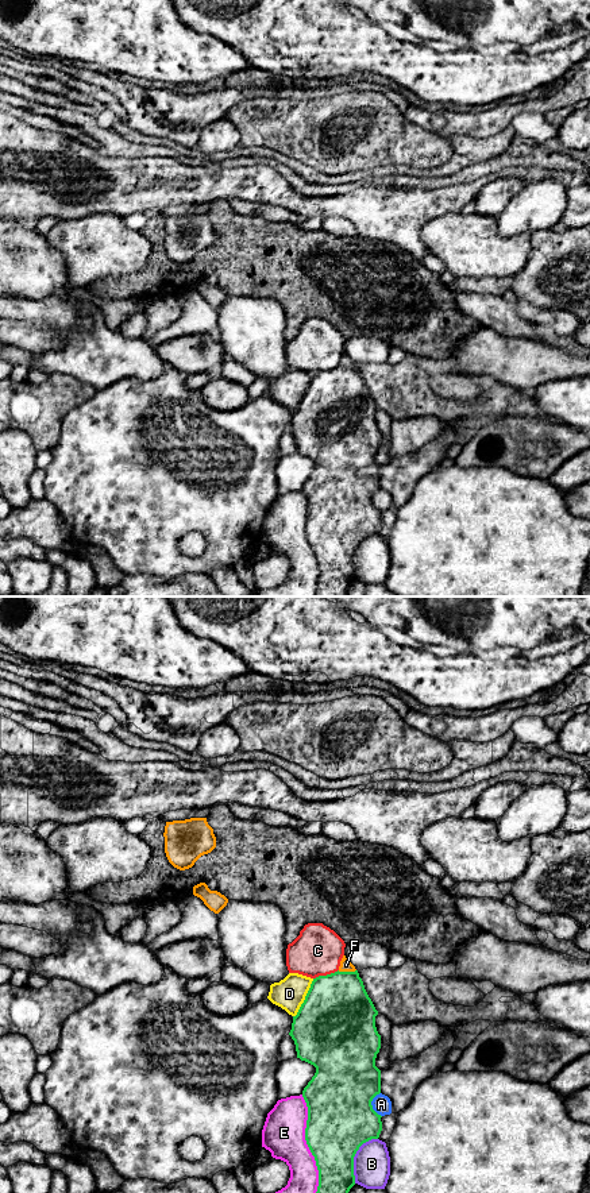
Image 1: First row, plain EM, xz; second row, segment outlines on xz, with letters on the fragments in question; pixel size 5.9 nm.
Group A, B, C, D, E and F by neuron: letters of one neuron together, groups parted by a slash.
A / B / C / D / E / F

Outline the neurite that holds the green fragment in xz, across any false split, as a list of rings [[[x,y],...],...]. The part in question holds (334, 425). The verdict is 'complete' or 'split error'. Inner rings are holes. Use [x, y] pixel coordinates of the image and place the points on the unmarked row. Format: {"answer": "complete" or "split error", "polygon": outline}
{"answer": "split error", "polygon": [[[343,351],[339,366],[313,374],[289,431],[294,436],[297,453],[316,463],[302,486],[308,502],[306,540],[319,565],[316,596],[346,596],[355,580],[354,552],[359,543],[378,534],[381,510],[371,501],[381,489],[381,466],[375,453],[381,431],[375,422],[375,405],[355,362]]]}

